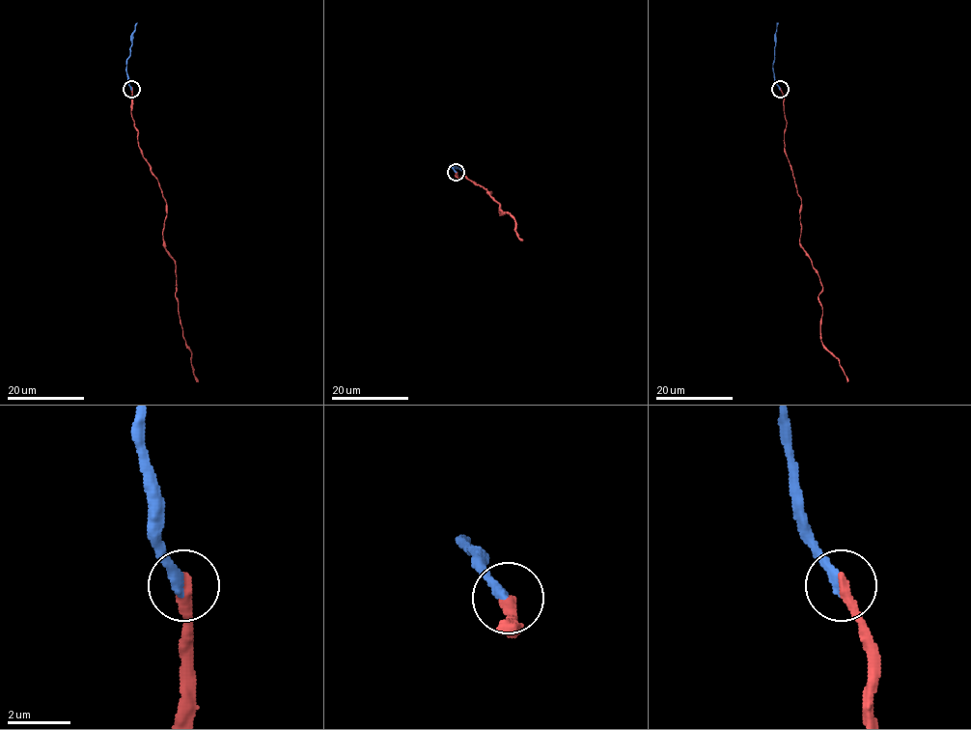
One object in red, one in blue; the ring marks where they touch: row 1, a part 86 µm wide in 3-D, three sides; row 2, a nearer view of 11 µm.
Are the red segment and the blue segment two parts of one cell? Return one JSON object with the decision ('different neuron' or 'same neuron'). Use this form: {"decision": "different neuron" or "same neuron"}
{"decision": "same neuron"}

